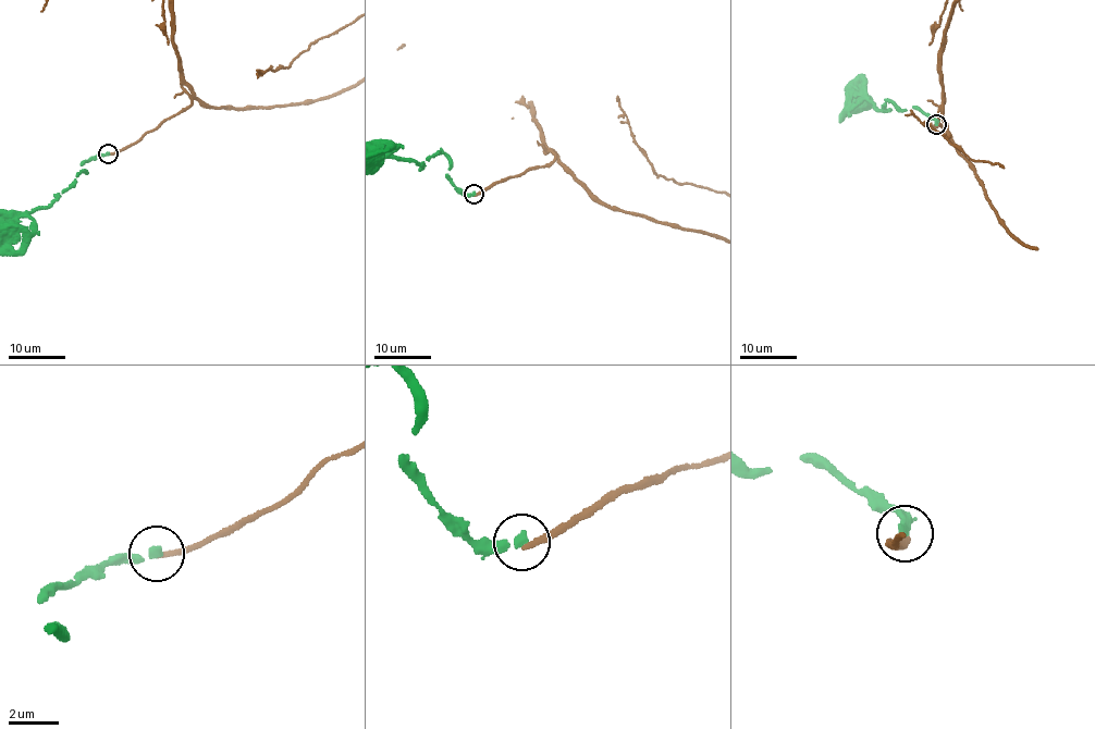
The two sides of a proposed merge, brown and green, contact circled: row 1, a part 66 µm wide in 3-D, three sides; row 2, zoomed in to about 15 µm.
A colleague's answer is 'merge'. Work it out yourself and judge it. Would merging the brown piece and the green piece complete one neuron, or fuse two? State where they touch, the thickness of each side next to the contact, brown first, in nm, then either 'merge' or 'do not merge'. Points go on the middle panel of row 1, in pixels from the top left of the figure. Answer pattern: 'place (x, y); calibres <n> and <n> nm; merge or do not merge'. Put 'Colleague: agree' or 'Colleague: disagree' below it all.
place (474, 194); calibres 240 and 360 nm; do not merge
Colleague: disagree

